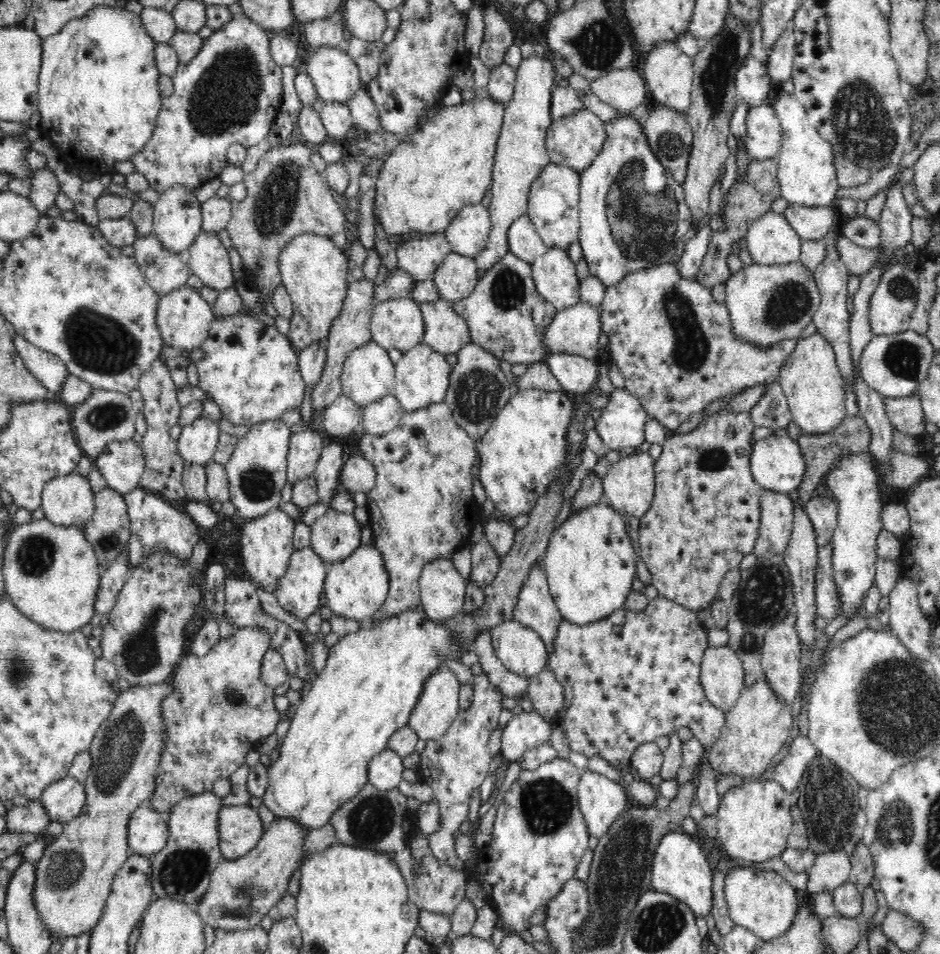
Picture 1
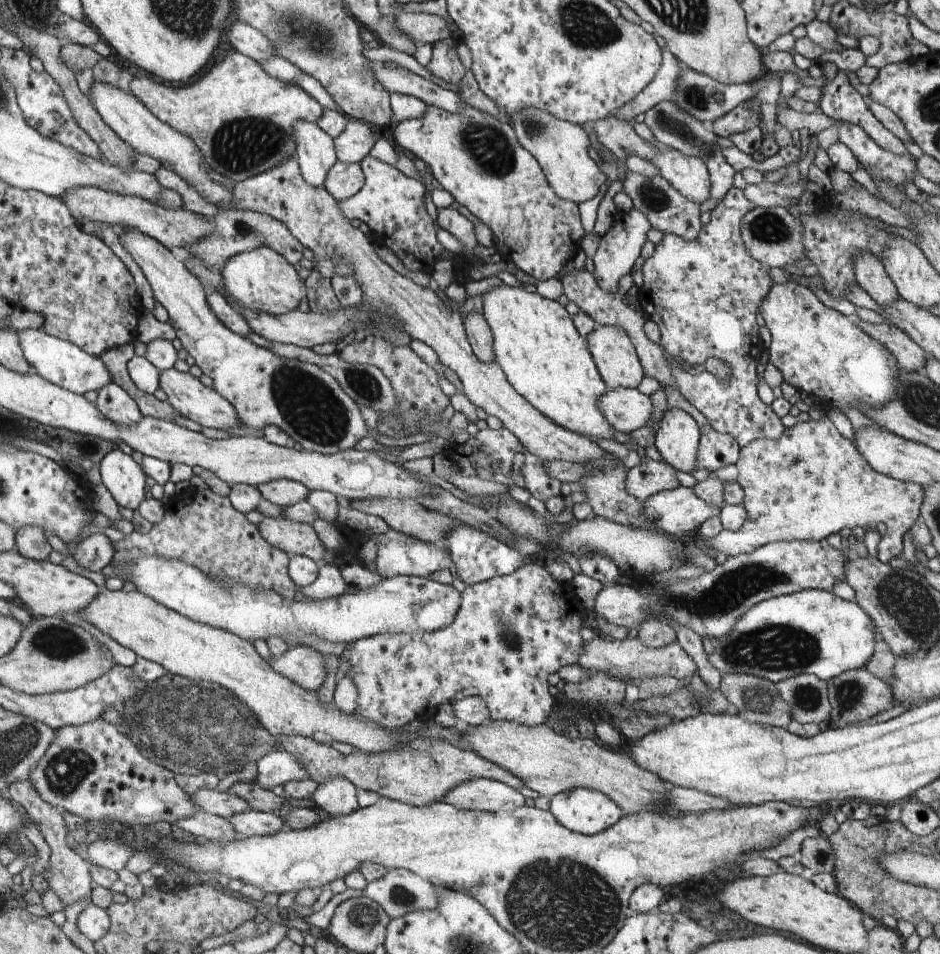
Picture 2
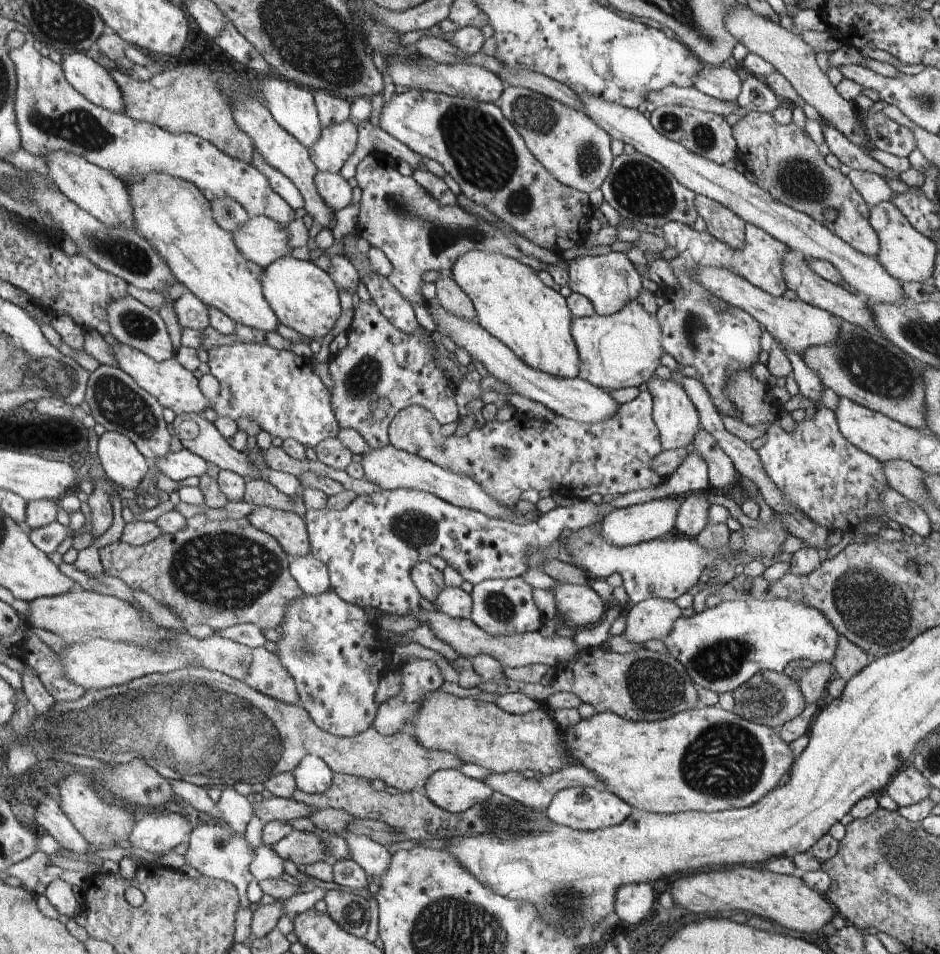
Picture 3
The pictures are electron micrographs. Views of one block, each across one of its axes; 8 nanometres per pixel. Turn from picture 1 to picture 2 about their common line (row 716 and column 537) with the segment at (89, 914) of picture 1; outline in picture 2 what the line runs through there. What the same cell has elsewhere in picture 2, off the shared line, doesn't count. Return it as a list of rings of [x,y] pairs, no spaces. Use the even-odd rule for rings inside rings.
[[[526,107],[512,113],[510,122],[521,145],[540,163],[549,185],[559,196],[580,203],[594,198],[600,192],[600,186],[604,184],[607,176],[600,172],[596,162],[588,156],[590,138],[581,125],[563,121],[547,110],[534,107]]]

